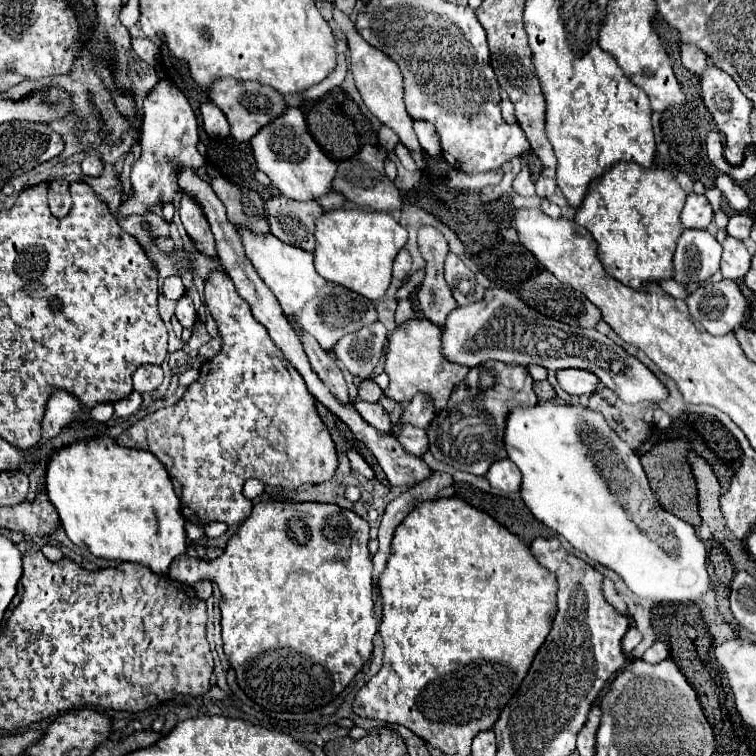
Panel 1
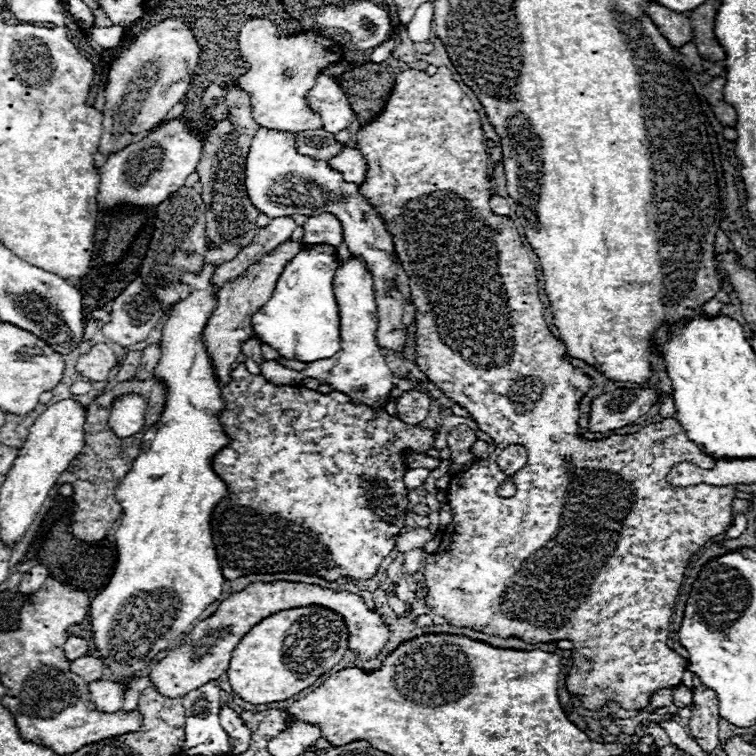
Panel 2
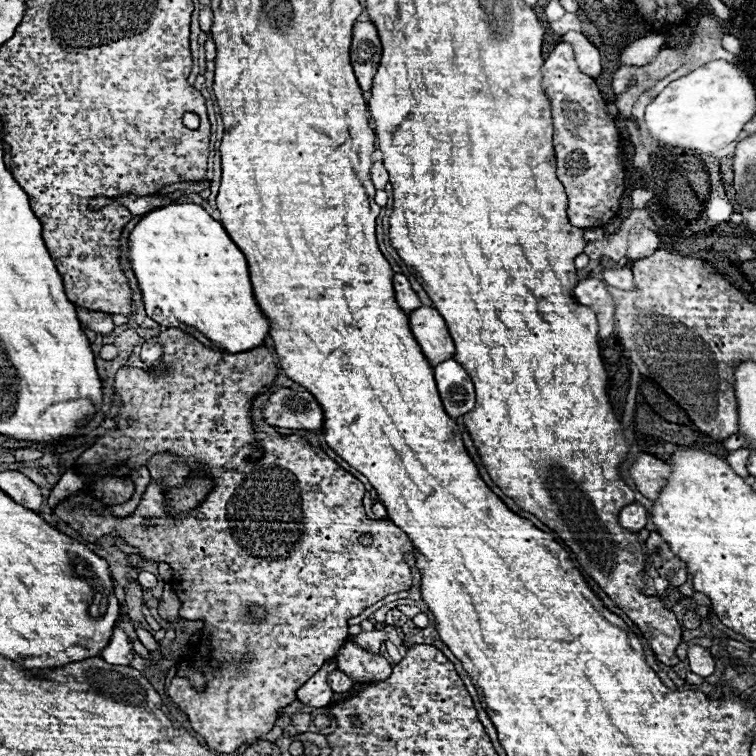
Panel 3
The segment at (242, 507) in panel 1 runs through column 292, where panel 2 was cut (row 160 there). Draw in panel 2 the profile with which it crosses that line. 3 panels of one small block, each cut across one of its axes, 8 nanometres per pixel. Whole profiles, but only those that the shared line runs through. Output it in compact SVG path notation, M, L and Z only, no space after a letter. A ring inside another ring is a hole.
M438 68L434 76L428 76L422 70L404 70L396 76L394 92L384 108L384 112L366 124L358 132L358 150L368 160L368 176L366 182L360 184L360 192L372 202L372 206L378 210L378 214L388 224L388 230L394 234L394 250L396 256L402 260L404 270L410 278L412 288L412 302L416 306L416 364L420 370L428 376L430 382L434 382L450 400L460 404L468 410L468 414L478 422L478 428L486 432L494 444L496 450L492 456L484 462L476 462L470 470L464 474L452 476L448 492L448 502L452 508L452 524L444 528L444 540L440 542L440 548L434 554L426 556L426 606L432 608L434 614L442 616L446 622L454 626L466 626L476 632L484 632L490 636L518 636L520 640L528 644L538 642L558 642L558 640L572 640L572 664L578 666L574 672L570 672L566 680L566 688L576 694L584 696L586 700L580 700L584 708L598 710L606 702L616 700L626 710L640 710L648 706L648 696L660 688L673 688L681 684L684 671L688 668L688 660L668 648L668 634L670 634L670 616L672 608L676 604L684 570L690 562L690 558L714 536L724 534L732 526L732 500L736 496L736 486L712 486L712 484L696 484L686 488L674 488L666 482L668 470L678 462L692 462L704 470L714 468L714 460L700 452L698 444L686 438L684 428L676 418L666 418L662 422L644 426L642 430L634 434L624 436L613 434L606 440L582 440L578 434L578 402L580 398L590 390L590 378L568 364L568 356L564 350L564 342L556 340L550 334L550 328L544 320L544 308L538 296L538 278L536 268L528 256L526 246L520 242L520 234L514 228L514 222L506 216L498 216L490 210L490 178L488 178L488 154L484 148L482 138L482 124L480 116L474 110L470 98L460 90L458 82L452 78L452 72L448 68ZM464 332L508 332L508 336L464 336ZM512 444L522 444L528 452L528 464L520 468L516 474L512 474L512 482L516 484L516 494L512 498L500 498L496 494L498 484L502 484L508 476L498 468L496 458L498 454Z

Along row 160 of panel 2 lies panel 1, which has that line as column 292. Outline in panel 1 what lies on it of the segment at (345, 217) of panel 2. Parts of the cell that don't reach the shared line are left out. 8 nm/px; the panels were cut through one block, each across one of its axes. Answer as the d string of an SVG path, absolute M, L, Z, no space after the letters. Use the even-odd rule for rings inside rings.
M238 228L244 252L252 266L256 268L258 276L264 280L264 284L272 290L278 304L282 306L284 316L292 324L300 324L300 328L314 336L322 350L330 352L334 344L348 332L356 332L364 326L364 322L378 320L376 308L370 300L366 300L360 294L354 294L352 290L346 290L340 284L334 284L330 280L324 280L314 270L314 256L302 248L290 246L282 240L278 240L272 234L258 234L250 228Z

